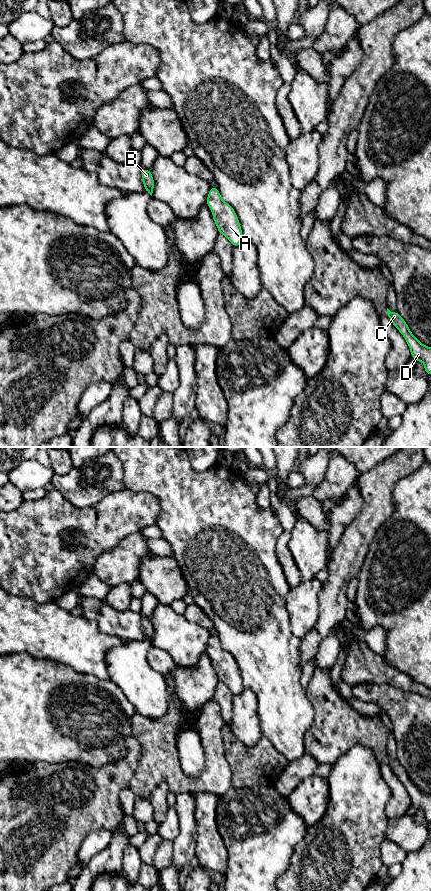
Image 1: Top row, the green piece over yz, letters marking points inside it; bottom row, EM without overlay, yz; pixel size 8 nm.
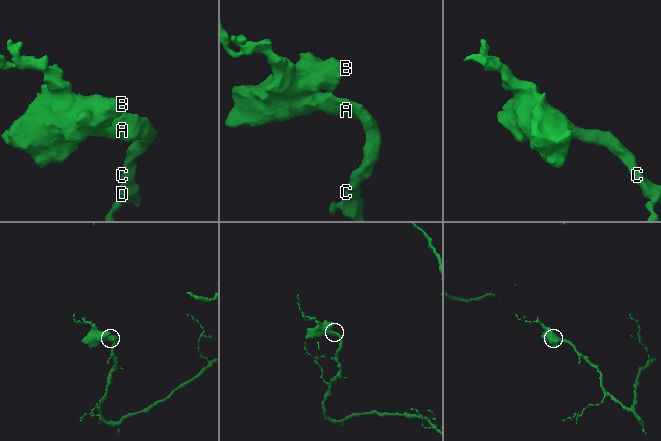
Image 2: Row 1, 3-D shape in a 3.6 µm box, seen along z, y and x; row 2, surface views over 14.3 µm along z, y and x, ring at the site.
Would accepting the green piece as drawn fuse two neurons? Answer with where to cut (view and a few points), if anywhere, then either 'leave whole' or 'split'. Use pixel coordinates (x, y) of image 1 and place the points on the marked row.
no cut; leave whole

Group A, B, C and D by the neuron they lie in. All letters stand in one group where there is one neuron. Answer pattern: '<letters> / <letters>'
A B C D

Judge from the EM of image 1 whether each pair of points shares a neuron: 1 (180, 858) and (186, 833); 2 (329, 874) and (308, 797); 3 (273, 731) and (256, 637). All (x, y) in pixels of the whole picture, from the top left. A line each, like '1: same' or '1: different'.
1: same
2: different
3: same

